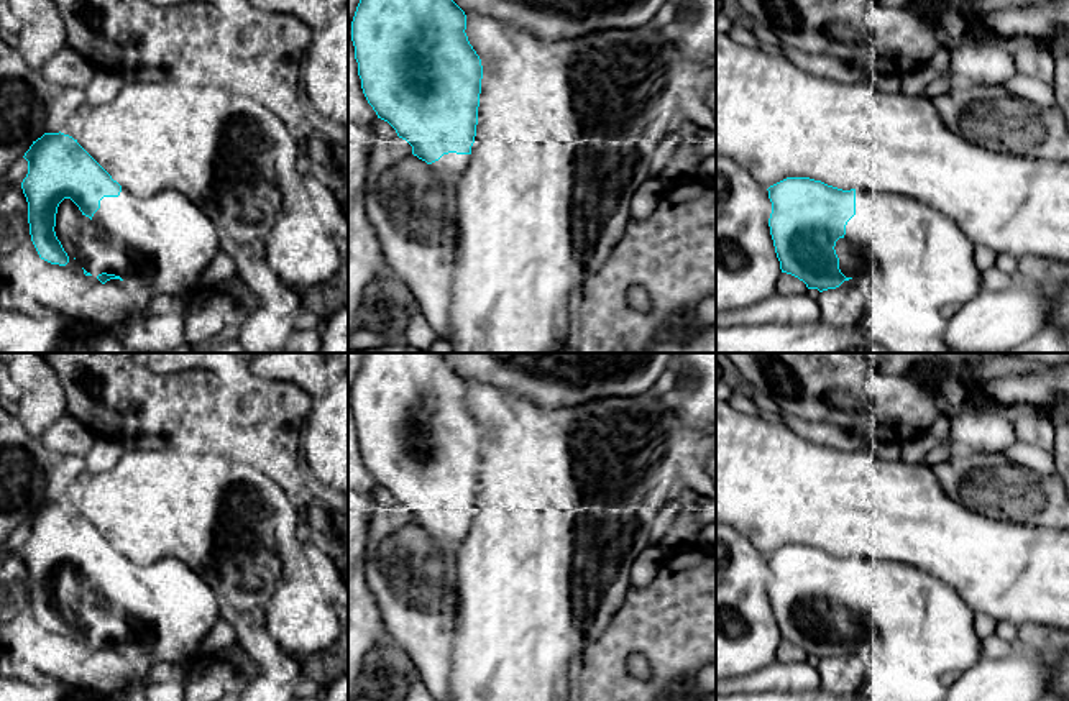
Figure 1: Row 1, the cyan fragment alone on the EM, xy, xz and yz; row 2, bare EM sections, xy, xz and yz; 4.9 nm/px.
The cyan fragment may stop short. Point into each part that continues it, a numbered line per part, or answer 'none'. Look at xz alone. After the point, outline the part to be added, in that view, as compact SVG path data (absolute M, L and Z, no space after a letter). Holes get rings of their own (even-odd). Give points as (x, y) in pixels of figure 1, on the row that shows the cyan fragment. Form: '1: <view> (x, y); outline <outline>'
1: xz (452, 164); outline M448 153L443 154L438 161L432 163L430 167L437 177L452 179L460 176L468 167L468 163L470 154Z

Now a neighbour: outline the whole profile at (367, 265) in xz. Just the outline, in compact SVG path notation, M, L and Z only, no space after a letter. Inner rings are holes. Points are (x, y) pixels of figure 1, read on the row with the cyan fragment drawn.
M348 0L348 337L363 330L360 315L365 309L369 286L391 271L365 207L369 154L379 136L371 128L378 115L363 94L351 41L351 21L358 3L360 0Z

